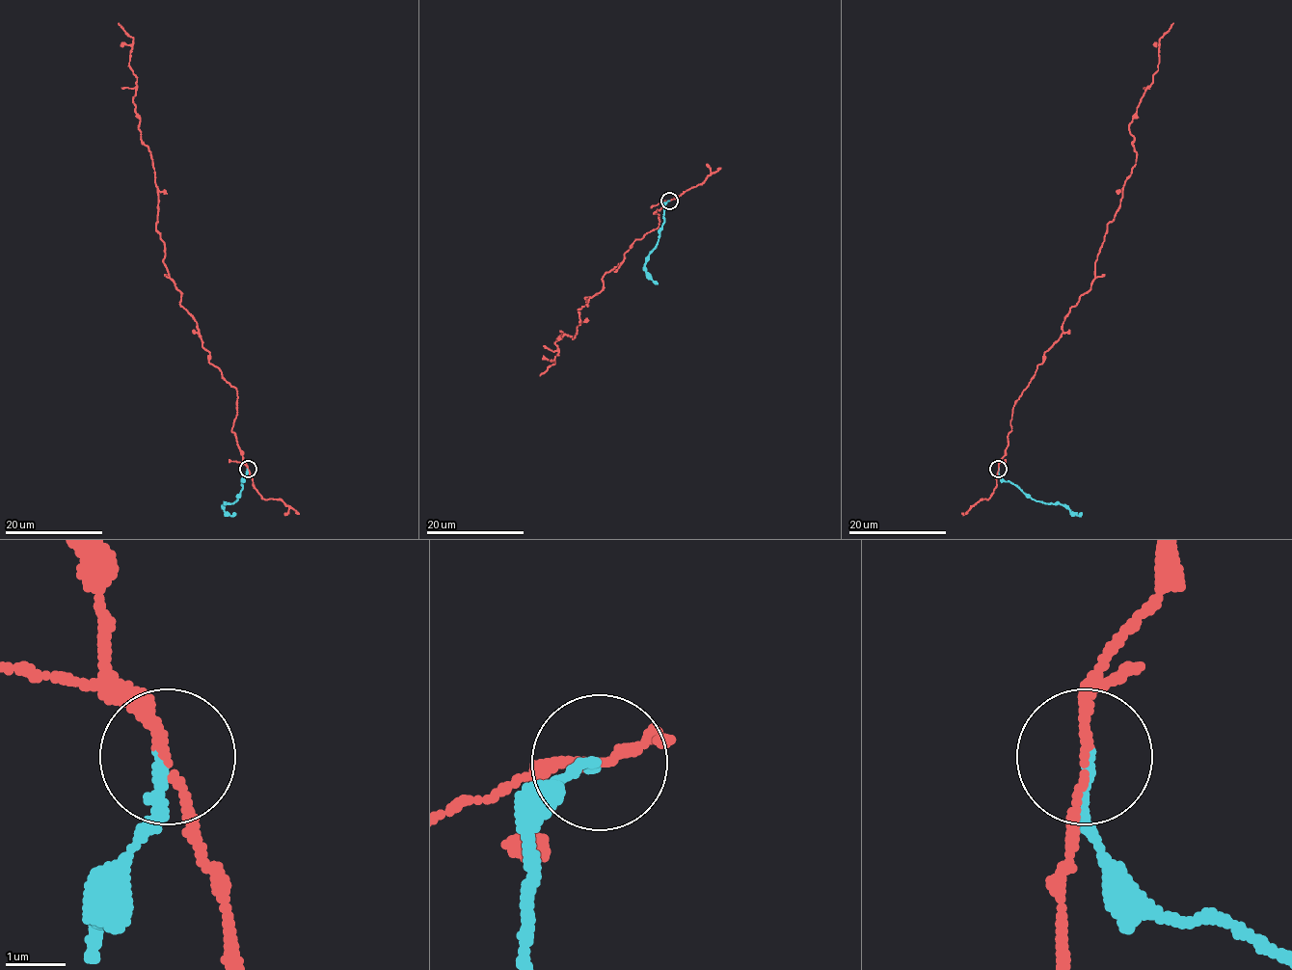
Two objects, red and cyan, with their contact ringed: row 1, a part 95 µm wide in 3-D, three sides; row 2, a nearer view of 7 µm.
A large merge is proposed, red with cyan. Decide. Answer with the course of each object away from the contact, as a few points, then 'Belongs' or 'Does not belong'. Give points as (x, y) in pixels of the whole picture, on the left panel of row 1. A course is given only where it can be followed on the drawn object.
Course of red: (248, 468), (232, 431), (237, 390), (209, 362), (164, 261), (154, 168), (133, 98), (133, 39), (119, 22). Course of cyan: (247, 468), (237, 500), (224, 504), (224, 510), (230, 516), (235, 513). Does not belong

